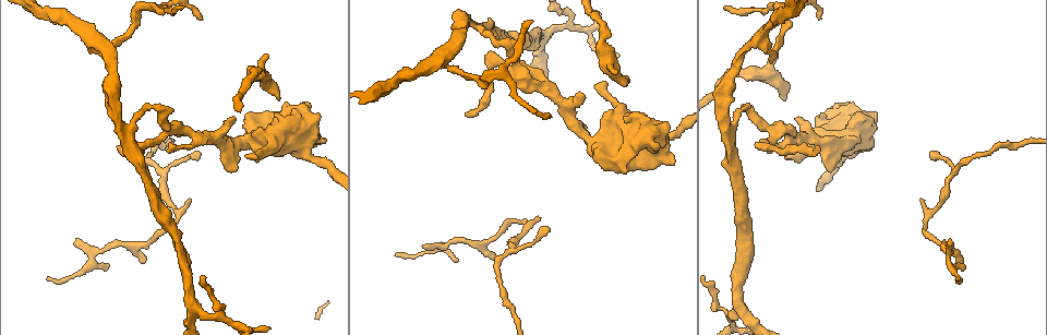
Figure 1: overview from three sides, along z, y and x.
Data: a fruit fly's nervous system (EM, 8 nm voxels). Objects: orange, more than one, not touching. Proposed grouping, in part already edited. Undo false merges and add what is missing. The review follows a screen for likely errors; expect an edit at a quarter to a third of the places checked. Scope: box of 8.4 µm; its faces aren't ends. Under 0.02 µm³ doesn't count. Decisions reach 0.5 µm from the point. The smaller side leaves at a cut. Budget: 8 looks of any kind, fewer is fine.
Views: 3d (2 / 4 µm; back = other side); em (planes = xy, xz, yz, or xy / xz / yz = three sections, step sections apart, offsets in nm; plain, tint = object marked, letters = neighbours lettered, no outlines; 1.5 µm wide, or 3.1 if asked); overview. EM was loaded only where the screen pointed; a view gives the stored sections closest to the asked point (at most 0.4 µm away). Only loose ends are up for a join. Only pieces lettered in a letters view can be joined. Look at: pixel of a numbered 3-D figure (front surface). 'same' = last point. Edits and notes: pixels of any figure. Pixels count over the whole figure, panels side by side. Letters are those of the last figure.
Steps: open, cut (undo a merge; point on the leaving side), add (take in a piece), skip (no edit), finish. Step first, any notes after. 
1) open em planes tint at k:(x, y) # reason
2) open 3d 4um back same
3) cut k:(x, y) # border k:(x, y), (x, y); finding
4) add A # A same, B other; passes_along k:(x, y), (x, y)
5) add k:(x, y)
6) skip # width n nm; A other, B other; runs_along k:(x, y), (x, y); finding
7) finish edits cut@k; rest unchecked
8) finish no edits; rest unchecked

open em xz step 8 tint at 1:(617, 73) # thin end

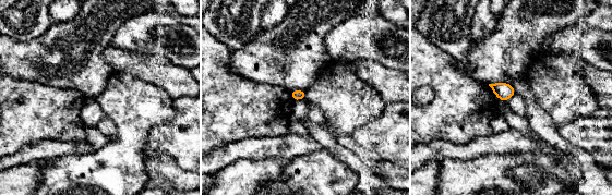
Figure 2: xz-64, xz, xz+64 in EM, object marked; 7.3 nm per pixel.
open em planes letters same # cut it another way

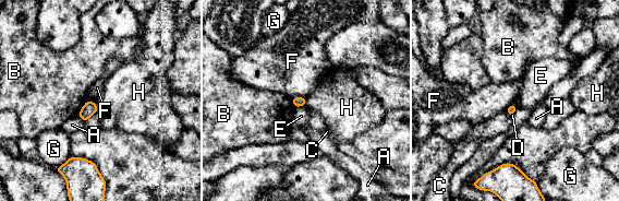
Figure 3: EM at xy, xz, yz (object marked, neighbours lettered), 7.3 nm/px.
skip # longest_contact G 150 nm; A other, B other, C other, D other, E other, F other, G other, H other; no lettered piece goes on from it

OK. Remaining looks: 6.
open 3d 4um at 1:(750, 109) # sharp bend

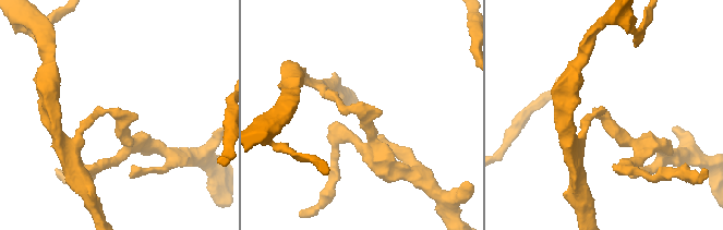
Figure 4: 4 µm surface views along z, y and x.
open em planes tint at 4:(116, 113) # shape alone is not enough

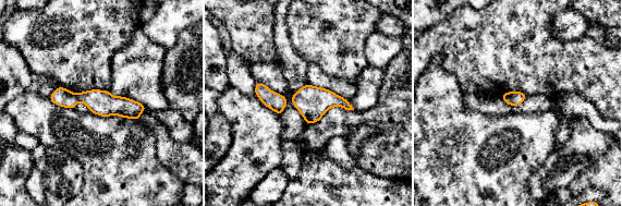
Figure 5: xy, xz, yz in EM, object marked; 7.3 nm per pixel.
open em planes letters same # what lies round it

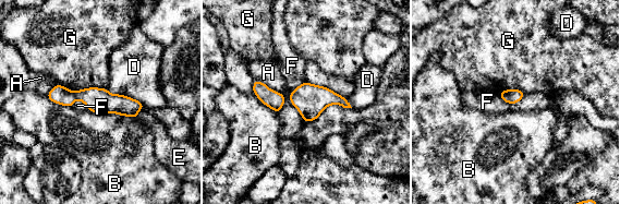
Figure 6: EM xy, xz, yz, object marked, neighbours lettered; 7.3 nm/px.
cut 6:(59, 94) # longest_contact B 380 nm; A other, B other, D other, E other, F other, G other; border 6:(74, 92), (76, 98); two neurons meet here

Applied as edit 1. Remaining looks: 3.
finish edits cut@6; rest unchecked

